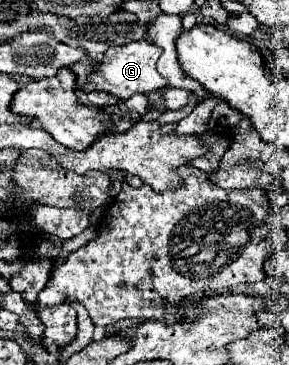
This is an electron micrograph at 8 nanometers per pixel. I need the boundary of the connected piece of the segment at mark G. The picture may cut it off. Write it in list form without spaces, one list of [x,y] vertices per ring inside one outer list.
[[[146,39],[134,41],[134,43],[124,45],[124,47],[110,47],[106,51],[106,61],[102,65],[98,65],[96,73],[92,73],[88,77],[84,91],[106,91],[122,101],[130,99],[134,93],[150,95],[154,91],[164,91],[166,79],[162,79],[162,75],[156,69],[158,57],[160,57],[160,49]]]

